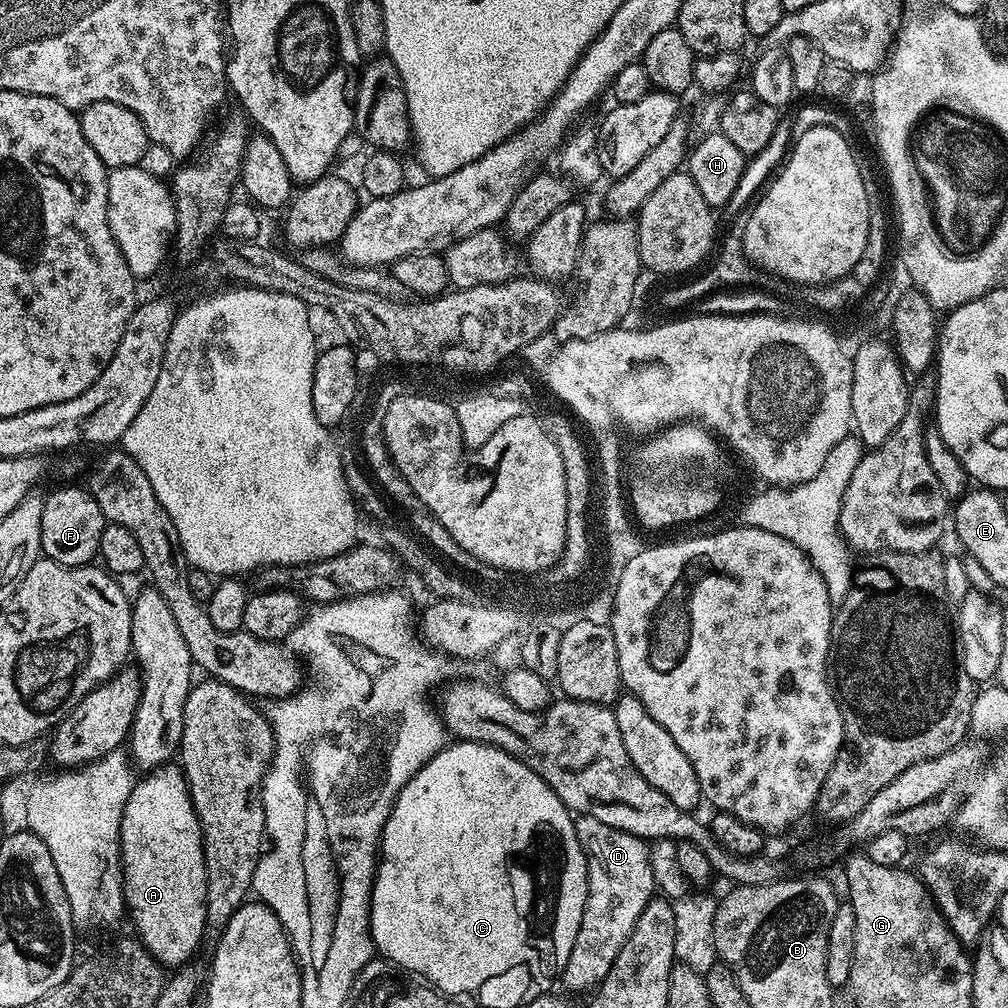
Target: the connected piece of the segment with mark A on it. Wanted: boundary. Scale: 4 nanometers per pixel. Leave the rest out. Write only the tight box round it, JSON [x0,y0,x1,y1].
[120,762,206,966]

